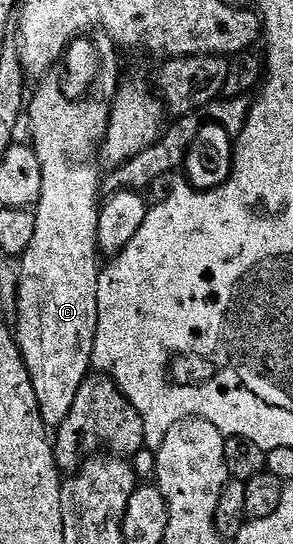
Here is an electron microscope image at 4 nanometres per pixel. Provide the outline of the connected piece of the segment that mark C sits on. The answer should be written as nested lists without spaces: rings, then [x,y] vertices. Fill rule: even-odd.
[[[89,93],[76,100],[68,100],[61,94],[34,95],[28,99],[28,115],[30,111],[30,135],[34,153],[42,166],[42,180],[40,181],[40,197],[33,208],[36,217],[36,233],[32,237],[32,245],[20,257],[22,268],[16,271],[18,282],[18,293],[16,309],[18,309],[18,327],[16,323],[16,338],[18,348],[22,351],[22,359],[26,363],[28,373],[32,377],[32,389],[36,389],[36,401],[40,405],[40,417],[46,422],[47,428],[56,429],[68,417],[68,409],[72,409],[72,401],[76,401],[76,389],[80,389],[86,376],[92,371],[92,349],[96,337],[96,321],[98,320],[98,306],[96,305],[96,289],[98,288],[98,277],[100,274],[100,252],[98,249],[98,213],[100,210],[100,171],[97,171],[90,162],[96,159],[96,152],[103,142],[106,127],[110,124],[110,109],[112,106],[111,96],[95,95]]]

